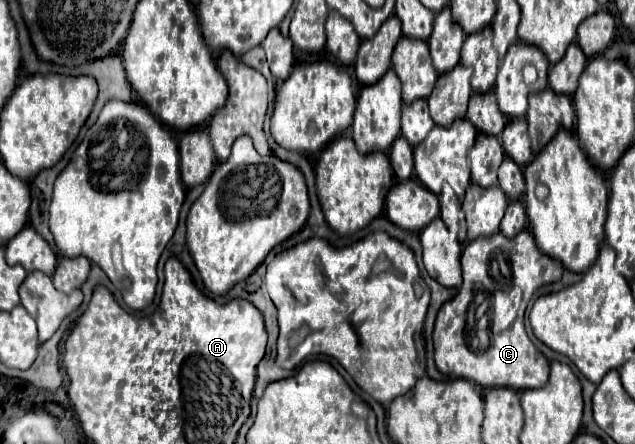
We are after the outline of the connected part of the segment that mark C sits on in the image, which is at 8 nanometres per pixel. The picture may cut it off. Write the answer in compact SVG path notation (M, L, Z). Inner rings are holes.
M526 230L514 238L498 232L470 242L462 252L462 286L436 318L436 368L450 378L468 378L486 390L496 386L512 390L542 388L548 382L550 364L532 346L524 330L524 315L532 294L544 284L558 282L562 272L558 260L538 252L532 234ZM492 268L502 268L502 284L494 278Z

